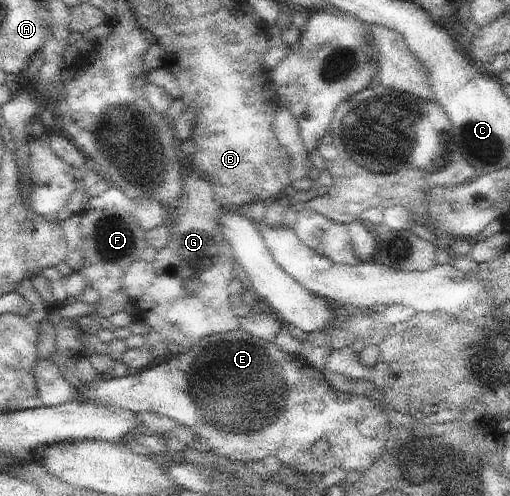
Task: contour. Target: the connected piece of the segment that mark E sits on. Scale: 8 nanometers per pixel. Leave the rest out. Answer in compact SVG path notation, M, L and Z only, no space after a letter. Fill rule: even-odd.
M239 328L237 330L226 332L223 334L214 334L213 336L204 336L201 341L194 344L187 352L180 355L170 355L165 360L157 361L154 366L146 369L141 369L138 374L127 375L119 378L112 376L103 377L98 382L83 385L79 390L80 400L82 402L93 403L94 405L105 405L113 409L127 409L139 413L145 411L148 413L158 414L159 416L168 416L175 419L183 426L189 426L195 435L201 436L207 440L211 450L219 455L222 460L229 465L237 460L245 463L253 463L262 461L269 455L276 456L284 466L293 466L299 474L311 474L311 472L325 474L334 468L344 469L346 472L351 470L366 470L378 459L378 456L383 452L383 446L389 439L391 427L387 415L379 407L375 406L371 400L361 398L359 404L349 404L349 395L344 392L331 388L327 382L323 372L318 371L308 361L306 355L296 356L290 355L282 350L274 342L263 340L262 338L253 338L252 334L245 332ZM319 441L327 441L329 452L321 459L314 459L312 455L312 446Z

